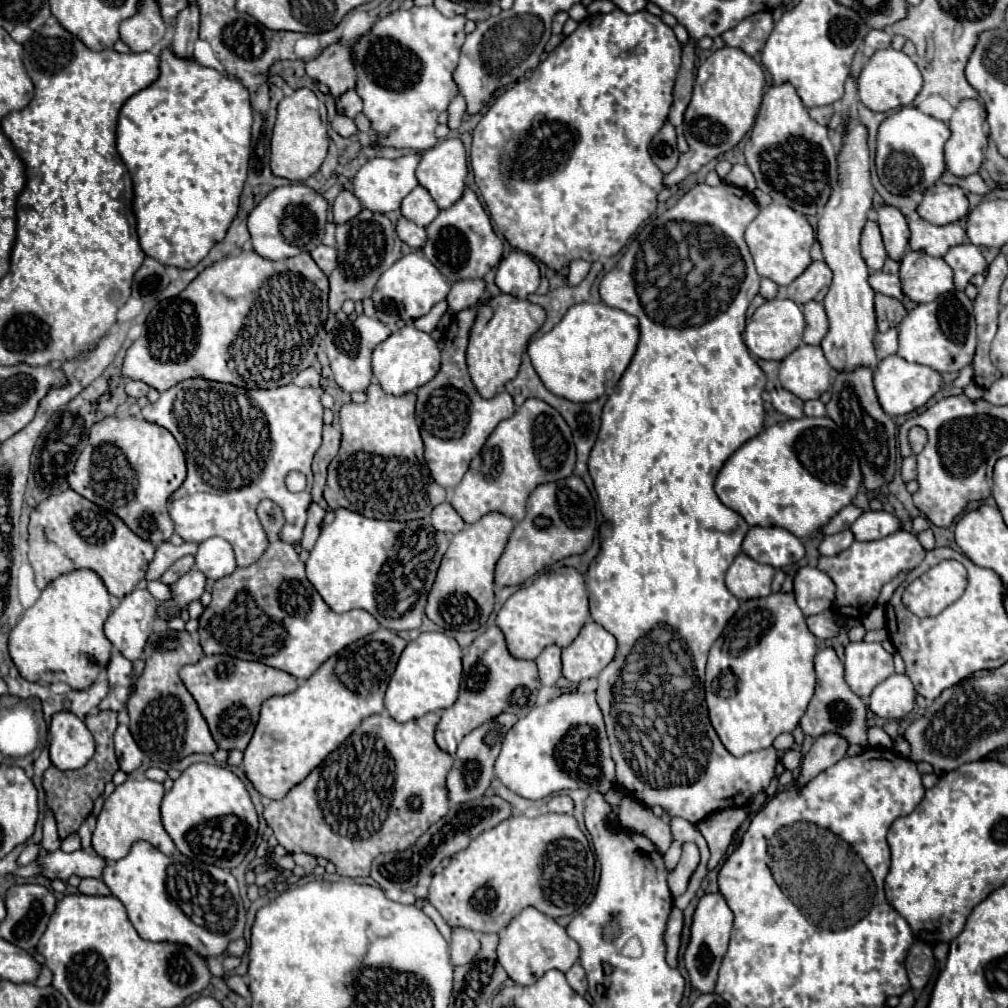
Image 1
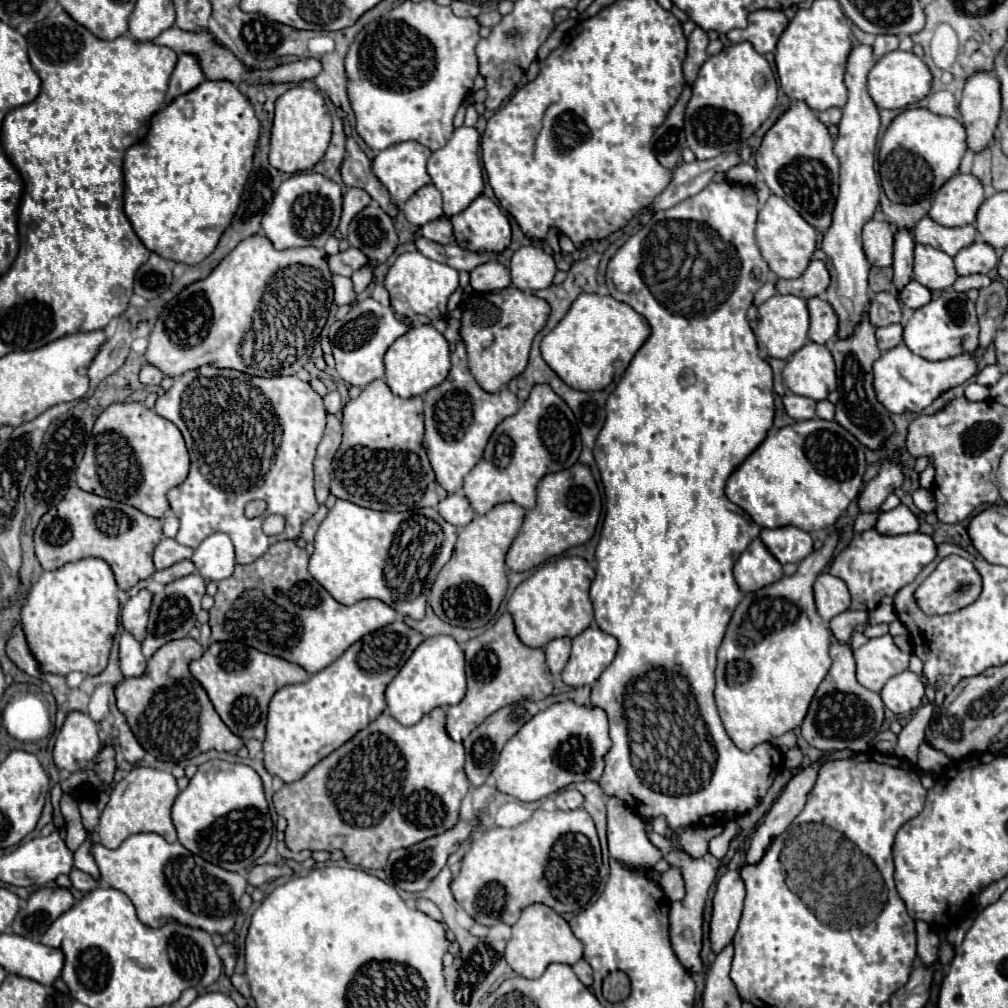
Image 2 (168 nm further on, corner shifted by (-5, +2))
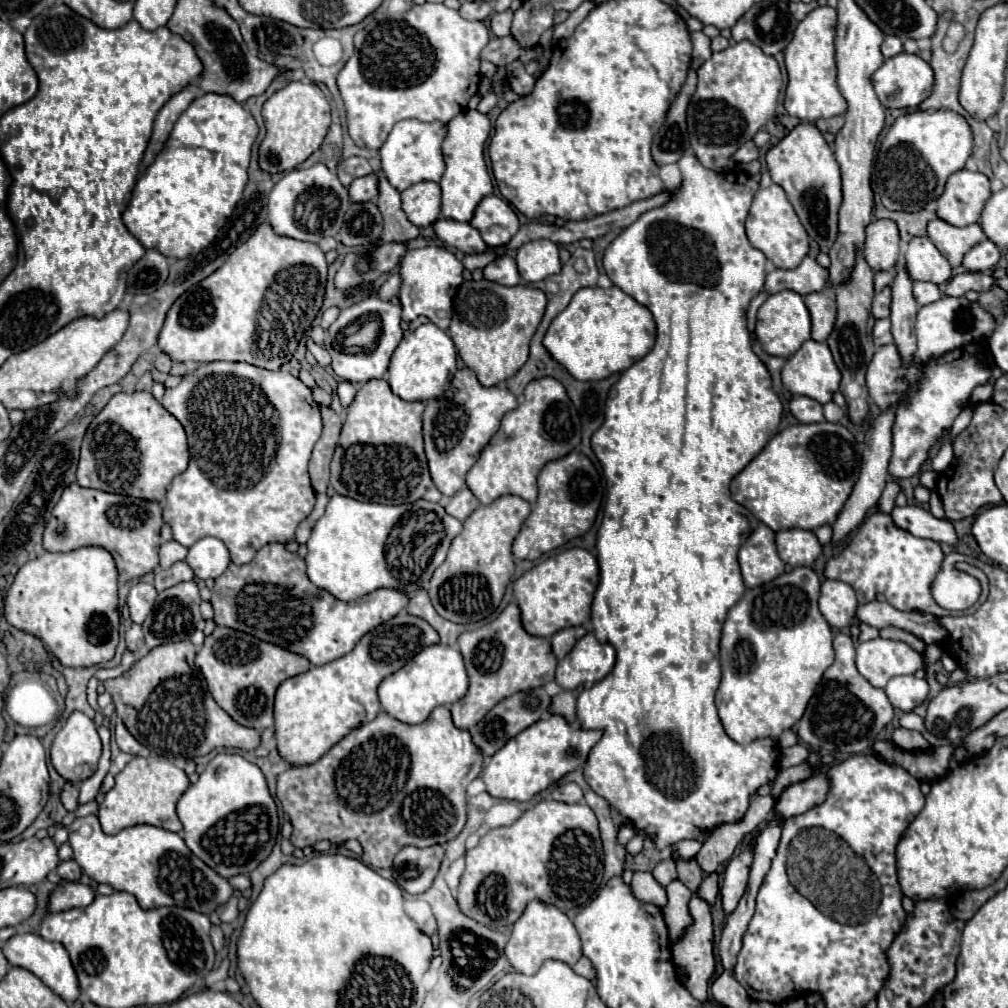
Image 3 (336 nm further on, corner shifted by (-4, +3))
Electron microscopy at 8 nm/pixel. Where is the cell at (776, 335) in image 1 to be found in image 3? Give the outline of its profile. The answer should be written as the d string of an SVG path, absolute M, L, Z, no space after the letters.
M783 290L777 294L771 294L759 308L757 312L757 326L755 326L755 334L757 340L761 344L761 348L771 354L771 356L791 356L795 354L803 342L807 342L811 336L811 320L809 320L809 310L803 302L803 298L797 292L791 290Z

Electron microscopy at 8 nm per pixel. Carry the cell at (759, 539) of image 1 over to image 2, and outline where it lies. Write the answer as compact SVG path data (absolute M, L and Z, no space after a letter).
M792 525L778 529L762 529L760 539L782 565L800 563L814 549L810 533Z

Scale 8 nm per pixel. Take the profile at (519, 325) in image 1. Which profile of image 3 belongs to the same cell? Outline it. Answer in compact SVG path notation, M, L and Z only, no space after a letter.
M479 280L479 282L463 282L457 288L457 294L453 298L453 320L449 326L449 334L455 342L455 348L465 362L467 368L471 368L477 374L477 380L483 386L495 386L507 378L511 378L529 356L529 340L535 334L543 314L545 314L545 292L531 288L531 286L501 286L497 282Z

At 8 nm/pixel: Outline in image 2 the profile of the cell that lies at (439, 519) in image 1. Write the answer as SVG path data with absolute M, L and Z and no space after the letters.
M452 493L448 495L442 503L438 503L438 513L452 525L460 527L460 525L468 525L474 519L474 509L470 507L468 499L460 493Z

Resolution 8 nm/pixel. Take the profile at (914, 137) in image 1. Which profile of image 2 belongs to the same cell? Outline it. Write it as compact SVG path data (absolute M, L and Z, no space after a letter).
M916 107L902 111L886 129L880 143L880 181L886 197L894 203L918 203L932 199L936 191L958 171L966 153L964 125L954 117L942 117Z

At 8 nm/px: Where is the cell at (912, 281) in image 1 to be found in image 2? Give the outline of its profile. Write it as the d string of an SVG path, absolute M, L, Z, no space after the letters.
M916 243L914 247L914 279L926 285L930 291L950 289L958 273L954 261L940 249Z

